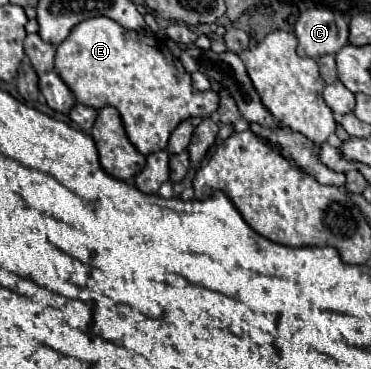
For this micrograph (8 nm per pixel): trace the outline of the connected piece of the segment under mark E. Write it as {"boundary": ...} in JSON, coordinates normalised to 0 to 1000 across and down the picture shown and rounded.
{"boundary":[[[283,43],[224,54],[191,81],[186,103],[154,125],[148,190],[186,233],[186,244],[197,249],[213,282],[251,287],[251,298],[267,298],[278,287],[315,293],[332,320],[348,379],[391,423],[423,407],[445,407],[456,363],[477,347],[482,331],[526,314],[542,314],[542,320],[569,314],[590,287],[585,249],[574,244],[536,249],[515,233],[515,206],[493,190],[482,163],[461,152],[461,141],[439,114],[423,114],[418,103],[385,98],[375,87],[332,81],[332,70],[321,70],[310,54]]]}

